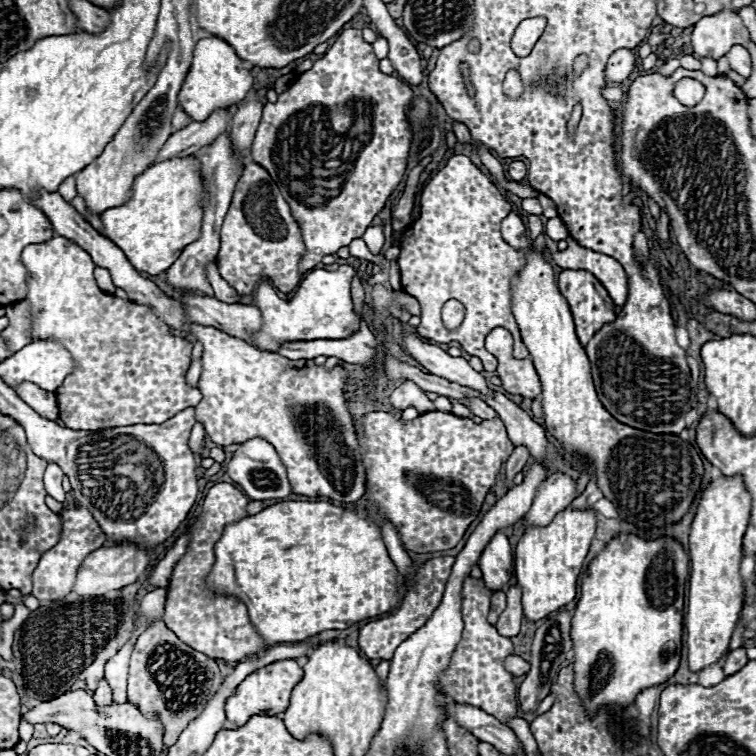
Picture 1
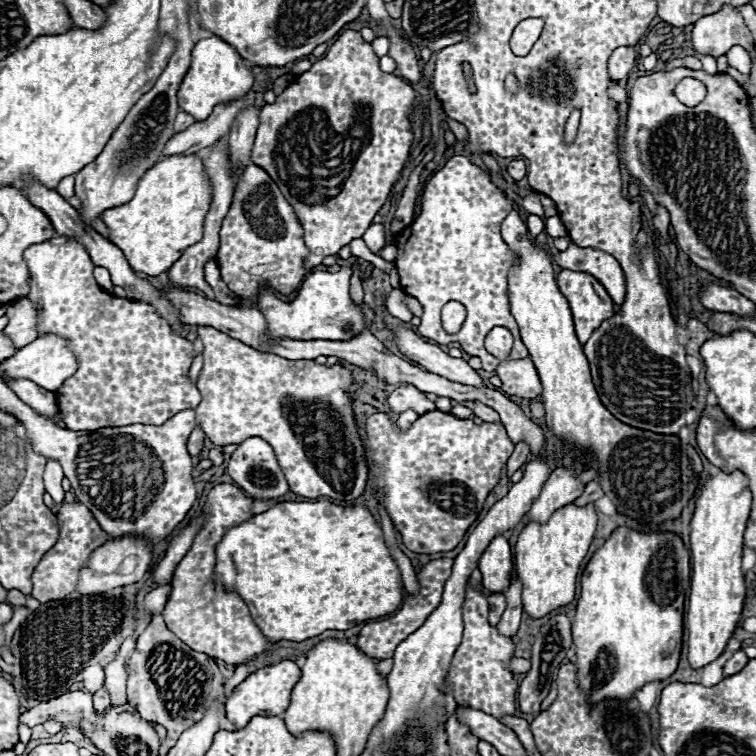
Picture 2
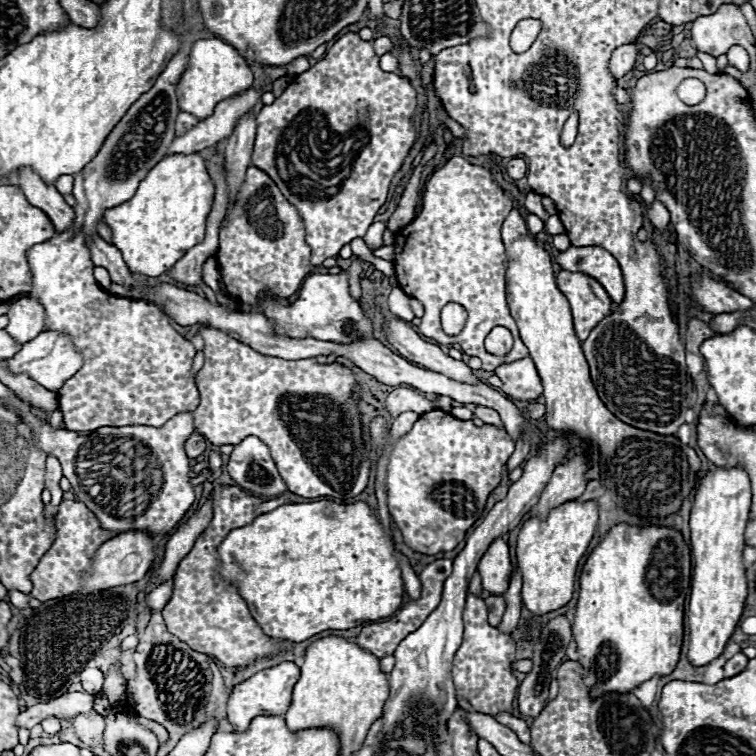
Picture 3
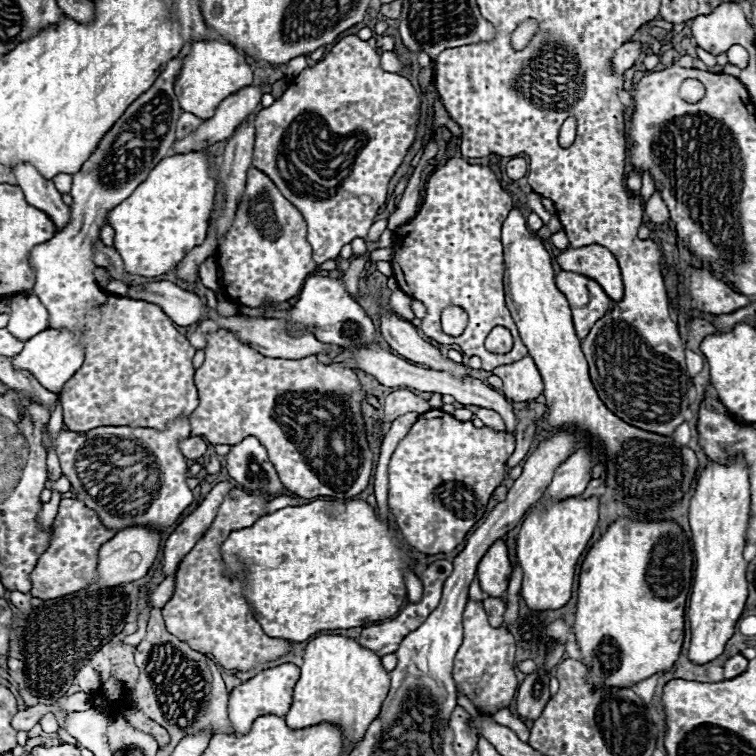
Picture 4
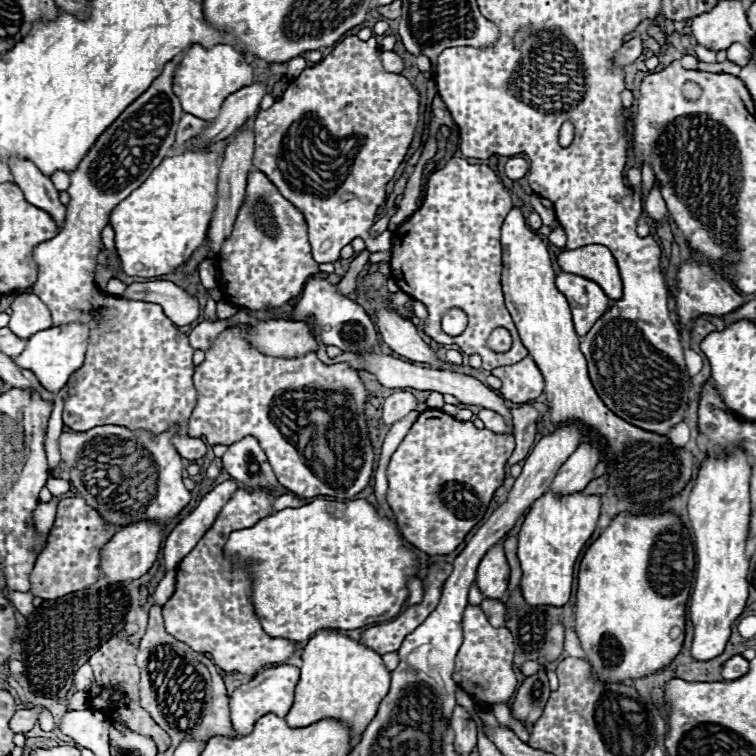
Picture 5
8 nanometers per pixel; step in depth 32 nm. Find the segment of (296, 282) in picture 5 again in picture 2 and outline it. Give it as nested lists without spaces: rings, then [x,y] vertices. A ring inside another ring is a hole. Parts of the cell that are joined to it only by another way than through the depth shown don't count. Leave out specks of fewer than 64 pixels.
[[[248,164],[236,184],[232,206],[220,230],[216,262],[220,266],[222,280],[234,294],[248,300],[256,298],[260,286],[270,286],[284,296],[292,294],[308,274],[308,270],[302,268],[302,260],[308,252],[302,234],[304,232],[294,210],[284,200],[274,180],[266,174],[266,170],[256,164]]]

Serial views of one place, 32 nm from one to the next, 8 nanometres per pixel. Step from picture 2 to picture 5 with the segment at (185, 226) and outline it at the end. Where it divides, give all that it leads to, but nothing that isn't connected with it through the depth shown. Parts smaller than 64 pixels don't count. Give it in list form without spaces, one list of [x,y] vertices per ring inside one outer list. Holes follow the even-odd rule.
[[[184,152],[178,156],[170,156],[162,160],[158,168],[142,182],[122,204],[118,204],[110,212],[110,226],[116,232],[116,252],[122,260],[122,270],[128,276],[154,278],[162,274],[174,272],[194,248],[202,246],[206,240],[206,232],[212,220],[212,212],[216,206],[216,184],[218,184],[218,152]]]

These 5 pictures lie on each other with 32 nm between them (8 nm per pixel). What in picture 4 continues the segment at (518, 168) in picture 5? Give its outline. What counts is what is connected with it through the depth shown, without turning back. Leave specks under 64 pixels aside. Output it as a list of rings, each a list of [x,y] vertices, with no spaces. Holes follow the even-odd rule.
[[[512,158],[508,164],[506,164],[506,174],[512,178],[512,180],[520,180],[526,176],[526,170],[528,170],[528,164],[524,158]]]

